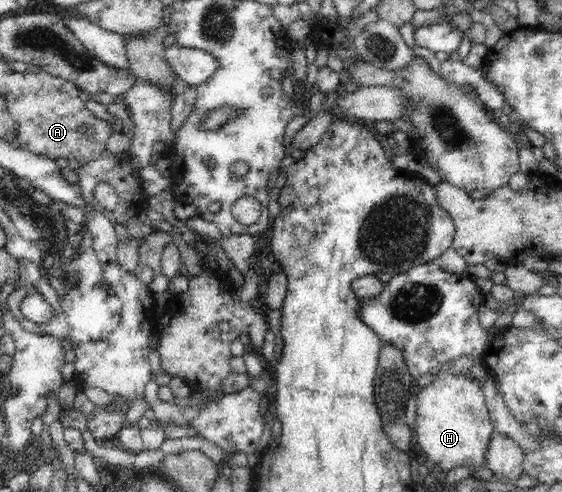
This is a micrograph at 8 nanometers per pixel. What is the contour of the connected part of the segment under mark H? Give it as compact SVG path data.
M444 368L437 371L436 379L415 392L416 428L413 435L427 463L438 473L447 473L459 466L481 467L486 459L494 427L486 408L482 383L465 373L459 376Z

